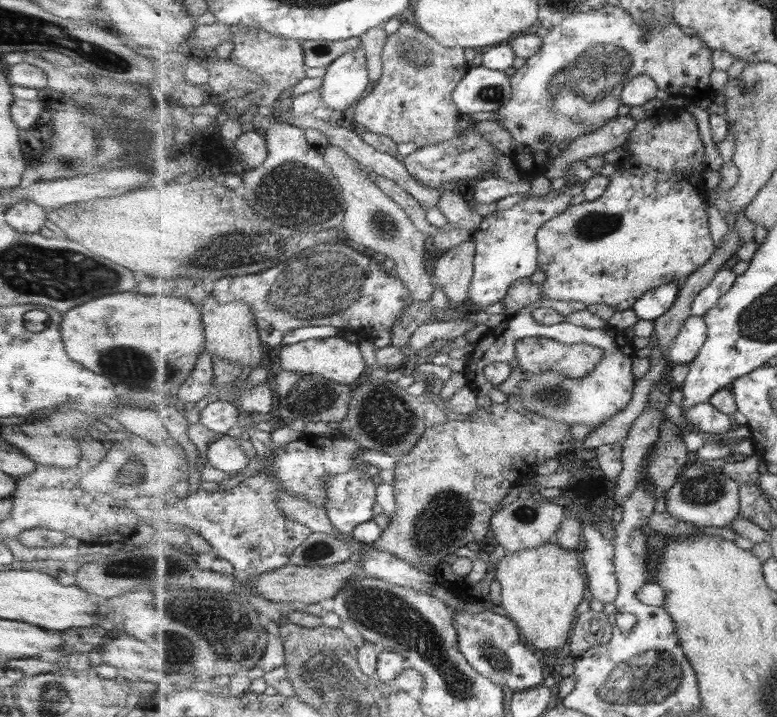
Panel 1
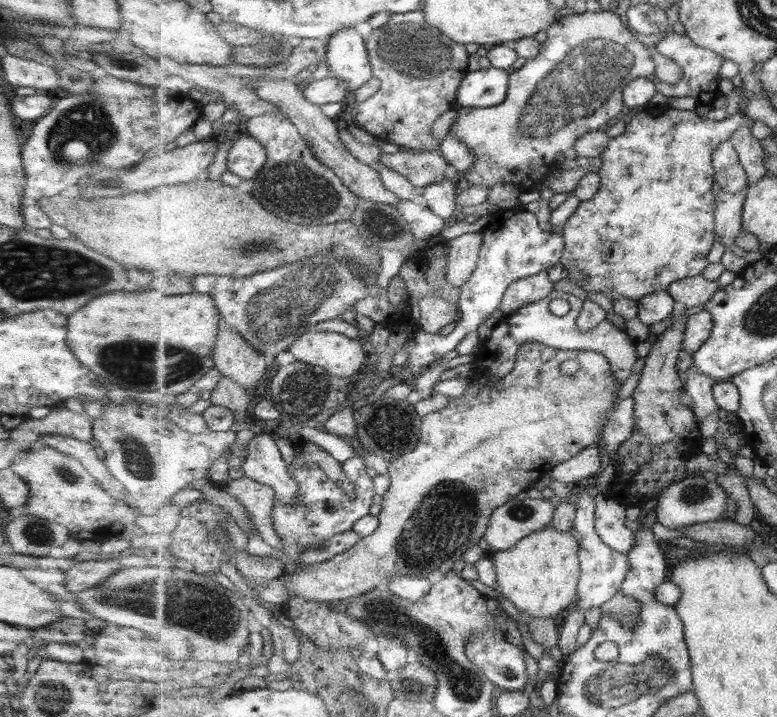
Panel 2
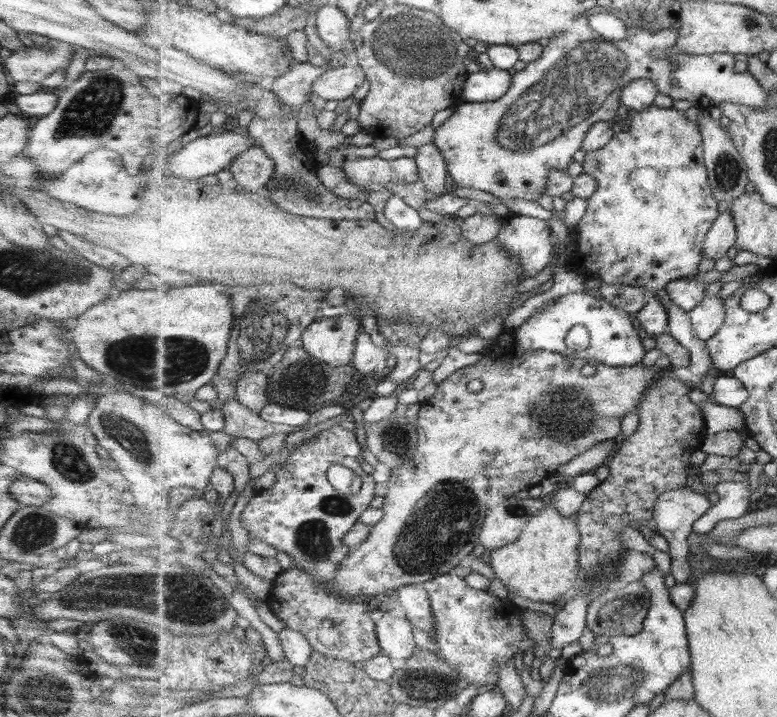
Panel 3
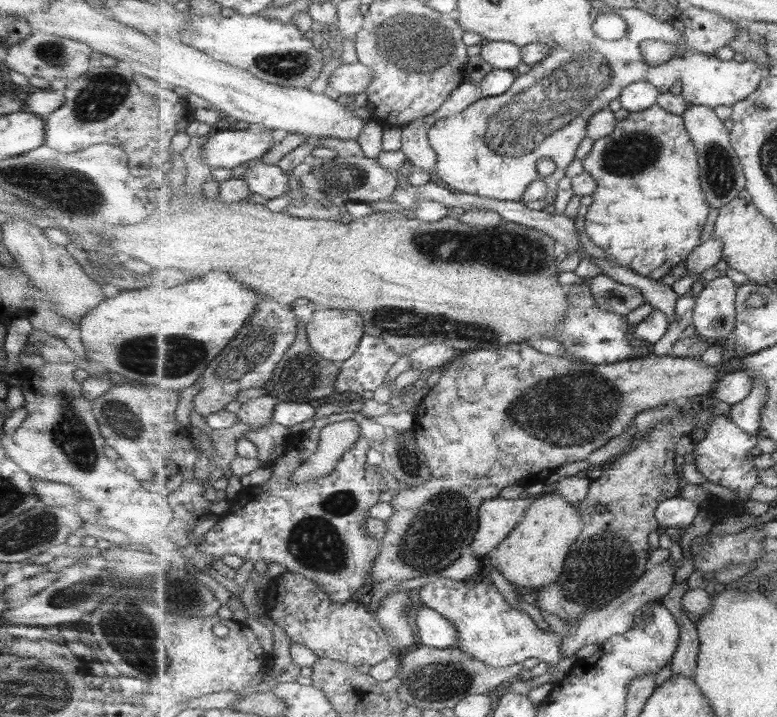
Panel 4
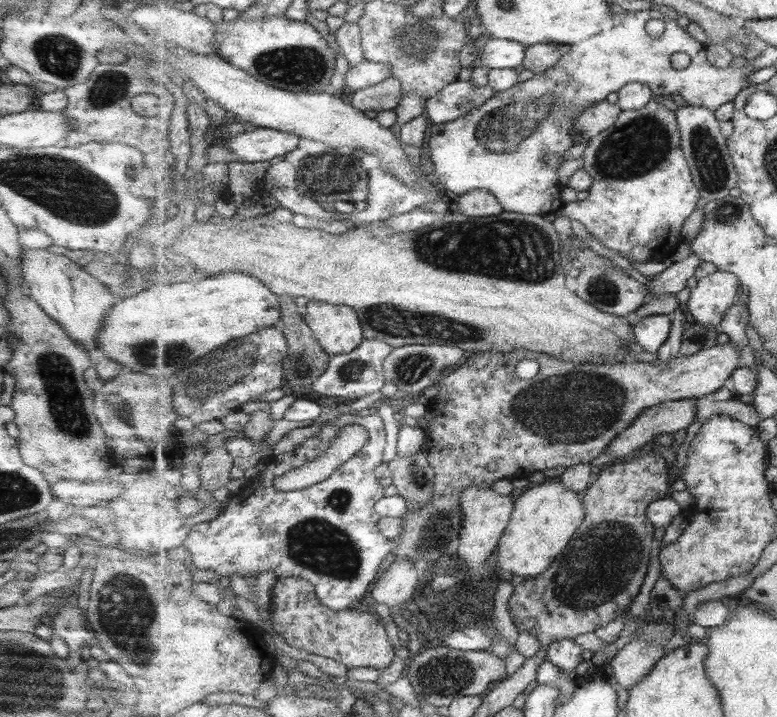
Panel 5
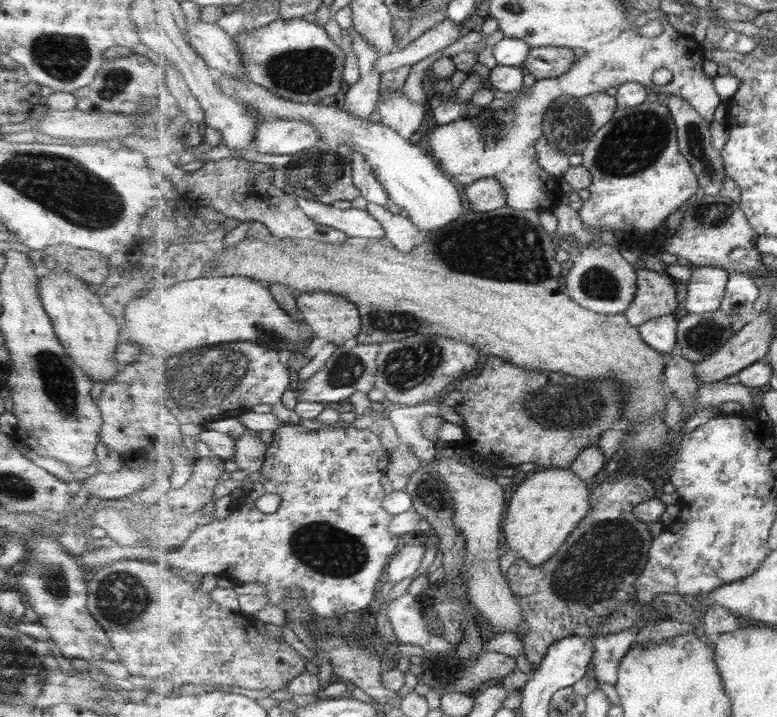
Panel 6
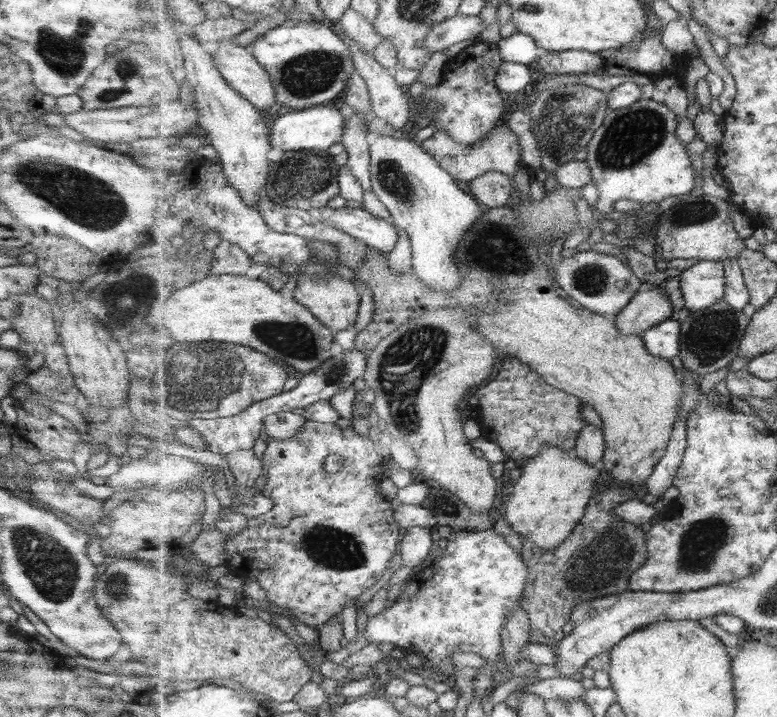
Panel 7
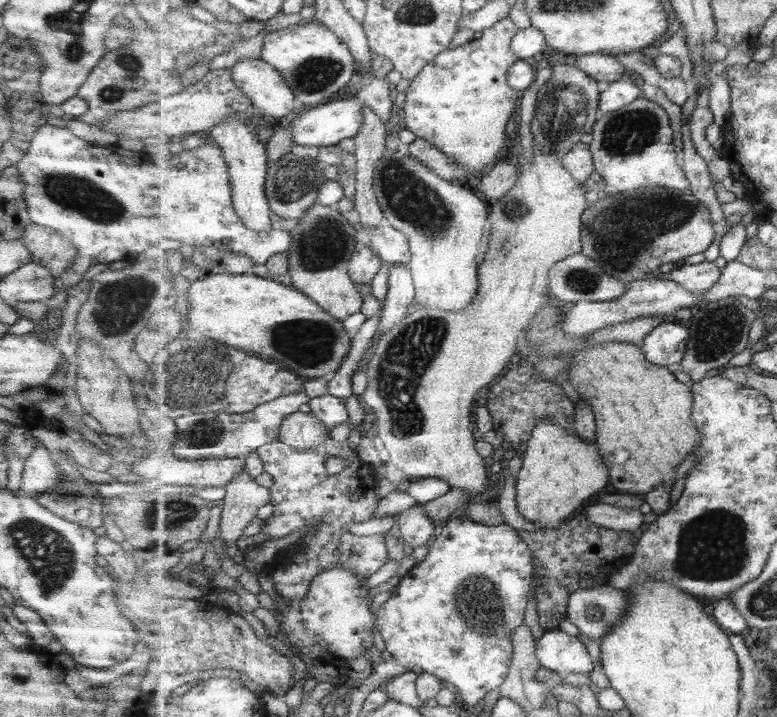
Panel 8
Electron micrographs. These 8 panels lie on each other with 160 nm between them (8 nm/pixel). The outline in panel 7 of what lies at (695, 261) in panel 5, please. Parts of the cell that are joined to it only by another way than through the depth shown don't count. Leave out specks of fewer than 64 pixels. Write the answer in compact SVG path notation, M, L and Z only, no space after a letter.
M644 283L636 297L617 315L615 321L623 335L643 335L645 331L677 316L673 304L661 285Z

